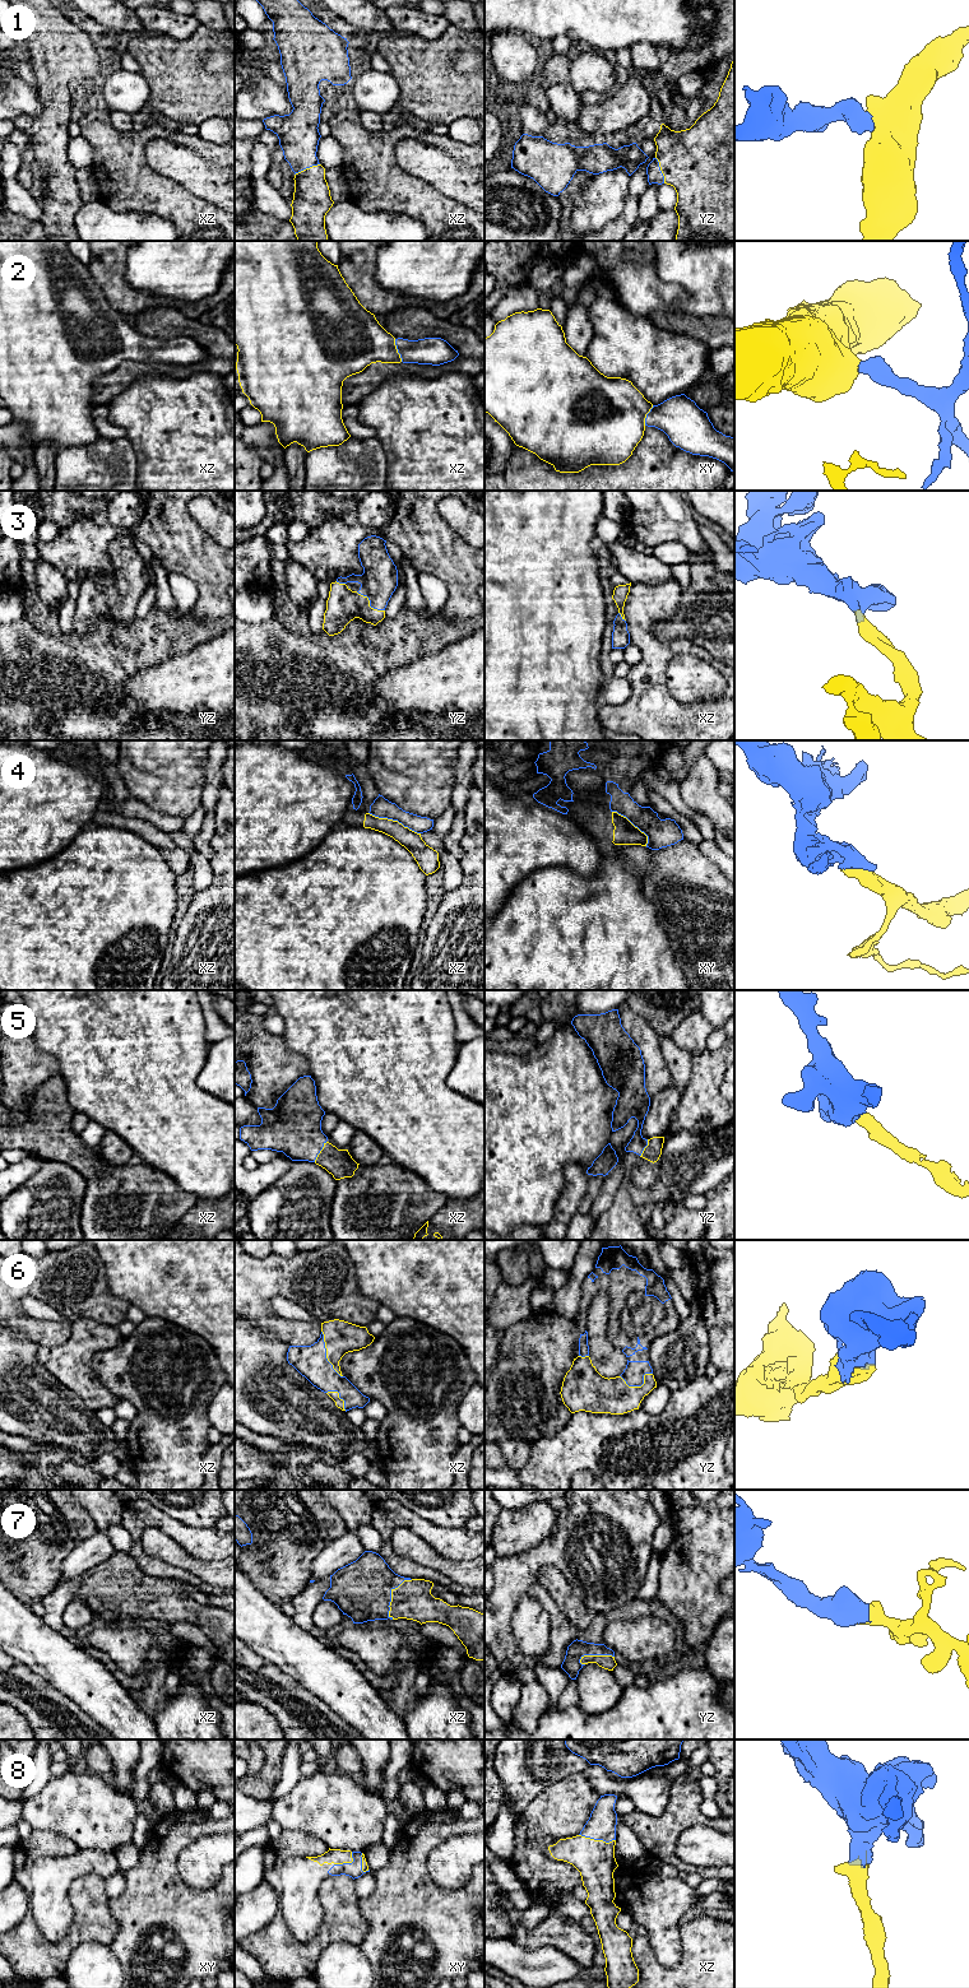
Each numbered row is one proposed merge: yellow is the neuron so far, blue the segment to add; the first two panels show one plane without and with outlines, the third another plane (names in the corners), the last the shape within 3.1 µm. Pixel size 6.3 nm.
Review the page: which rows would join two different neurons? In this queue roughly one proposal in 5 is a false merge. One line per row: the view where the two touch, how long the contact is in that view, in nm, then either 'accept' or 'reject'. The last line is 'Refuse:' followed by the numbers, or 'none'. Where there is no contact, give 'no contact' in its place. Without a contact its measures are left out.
1: yz | 180 nm | accept
2: xz | 150 nm | accept
3: yz | 220 nm | accept
4: xz | 360 nm | reject
5: xz | 150 nm | accept
6: xz | 320 nm | accept
7: xz | 280 nm | accept
8: xz | 240 nm | accept
Refuse: 4

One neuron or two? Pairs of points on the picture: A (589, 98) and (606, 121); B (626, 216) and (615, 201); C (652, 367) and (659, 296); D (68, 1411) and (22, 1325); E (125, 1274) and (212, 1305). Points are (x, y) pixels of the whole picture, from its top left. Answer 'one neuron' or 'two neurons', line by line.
A: two neurons
B: two neurons
C: two neurons
D: two neurons
E: one neuron

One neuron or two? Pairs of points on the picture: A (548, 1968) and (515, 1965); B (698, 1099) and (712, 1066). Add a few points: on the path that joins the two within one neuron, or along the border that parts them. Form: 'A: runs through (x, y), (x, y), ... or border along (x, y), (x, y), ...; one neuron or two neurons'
A: runs through (541, 1968), (523, 1964); one neuron
B: runs through (704, 1091), (708, 1073); one neuron

